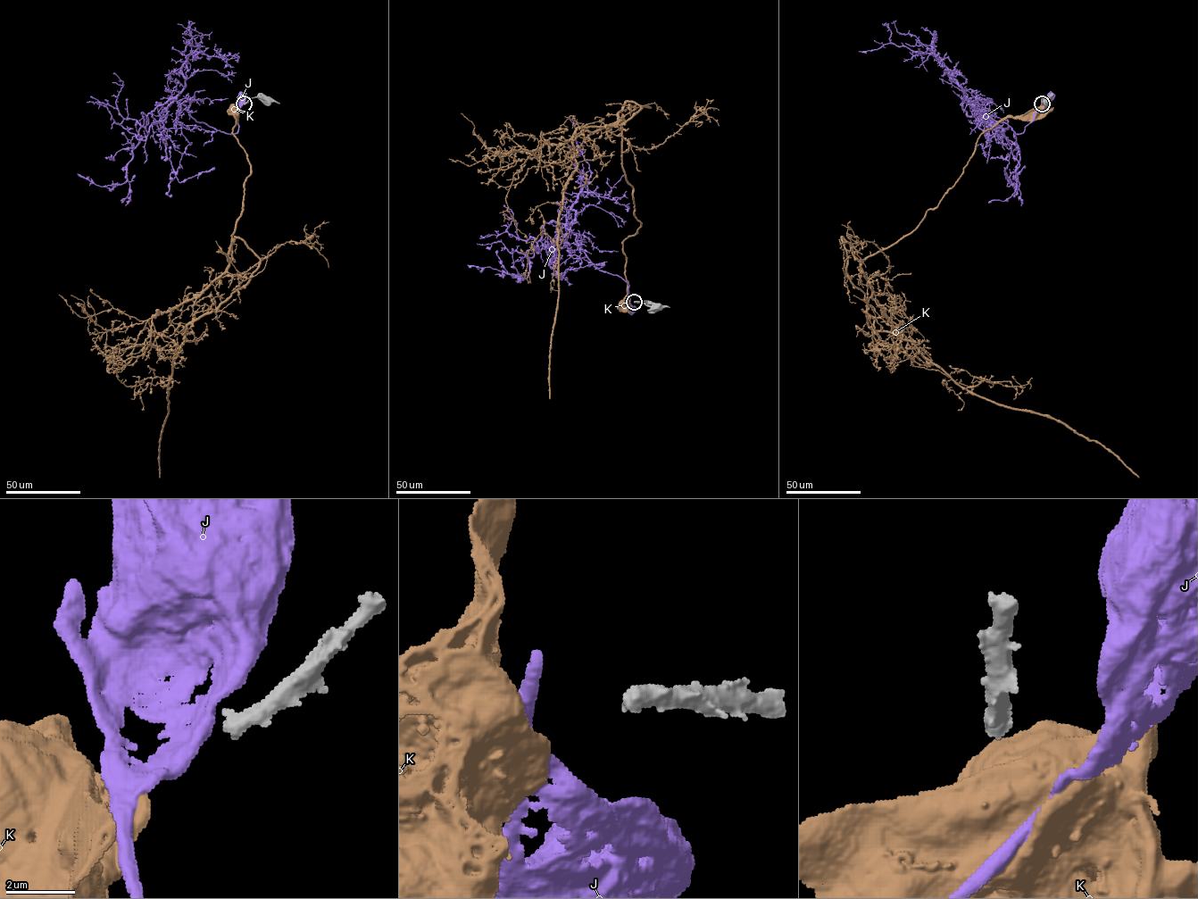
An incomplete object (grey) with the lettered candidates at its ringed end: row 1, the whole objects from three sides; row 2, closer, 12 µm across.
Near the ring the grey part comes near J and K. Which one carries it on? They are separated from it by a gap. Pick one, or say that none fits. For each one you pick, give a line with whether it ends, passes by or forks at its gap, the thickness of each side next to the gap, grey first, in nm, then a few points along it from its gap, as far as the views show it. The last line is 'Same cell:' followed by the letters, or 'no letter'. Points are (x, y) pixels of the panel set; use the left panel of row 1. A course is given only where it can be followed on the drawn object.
Same cell: no letter

